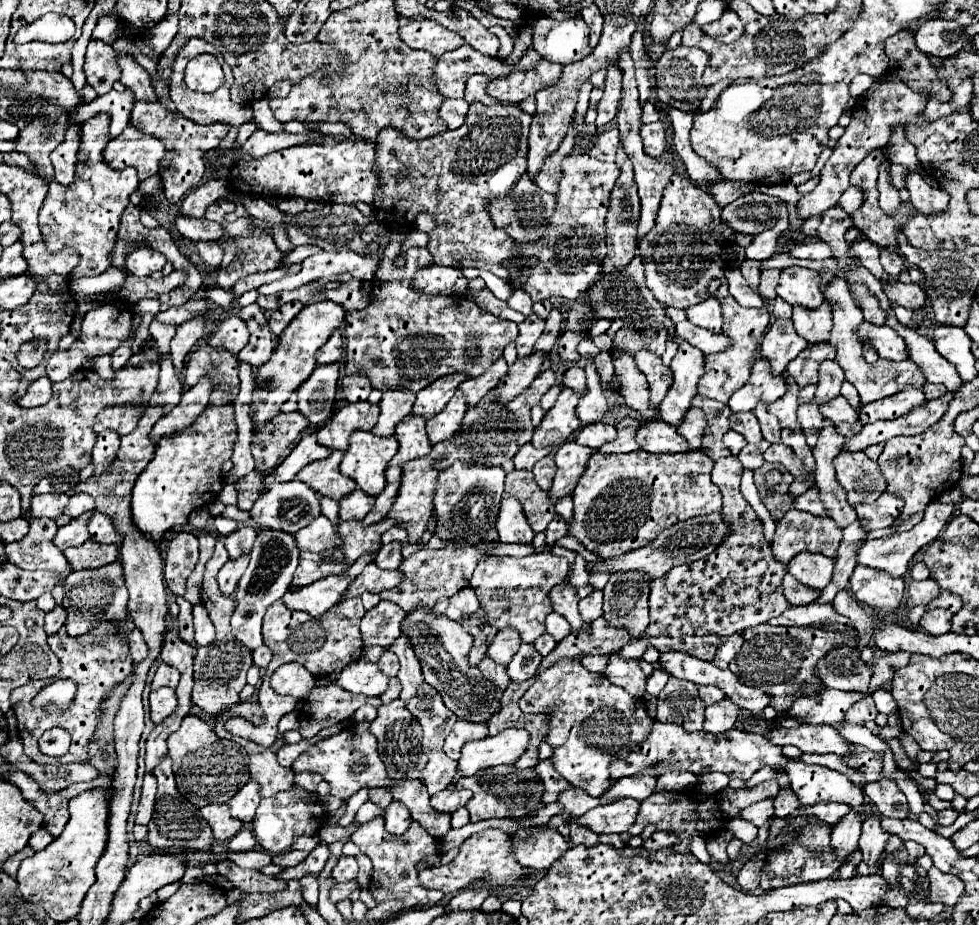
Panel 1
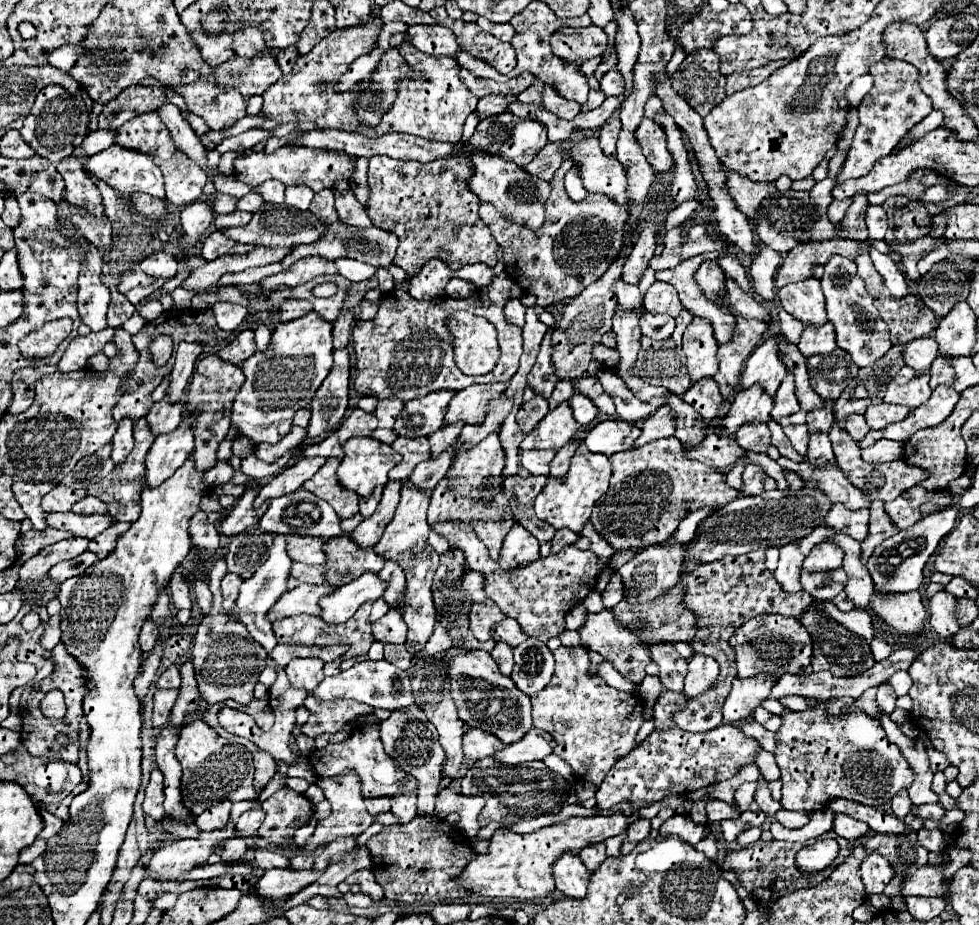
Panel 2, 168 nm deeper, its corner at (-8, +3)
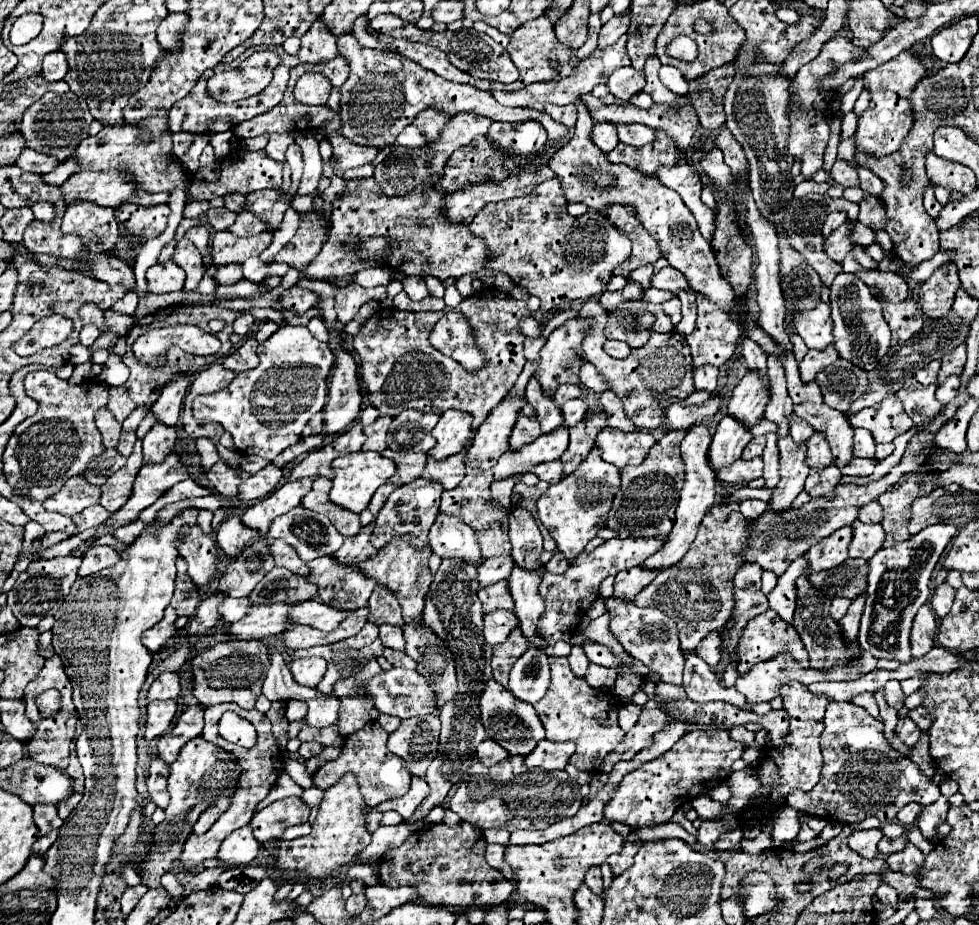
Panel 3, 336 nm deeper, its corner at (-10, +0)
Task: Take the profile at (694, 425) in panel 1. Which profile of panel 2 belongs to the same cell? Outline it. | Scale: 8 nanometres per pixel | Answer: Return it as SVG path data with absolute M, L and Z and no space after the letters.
M700 379L698 383L692 383L690 391L686 391L682 399L686 403L692 403L692 407L704 417L706 423L712 423L716 419L722 405L722 395L714 379Z

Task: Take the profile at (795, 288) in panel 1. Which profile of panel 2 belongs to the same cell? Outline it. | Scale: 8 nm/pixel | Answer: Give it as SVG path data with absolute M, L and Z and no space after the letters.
M814 277L782 287L778 299L784 311L804 323L804 327L822 327L828 321L820 281Z

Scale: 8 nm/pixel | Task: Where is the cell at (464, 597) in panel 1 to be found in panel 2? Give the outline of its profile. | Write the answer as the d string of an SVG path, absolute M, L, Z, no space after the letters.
M468 571L466 577L464 577L464 593L472 597L474 603L480 603L486 599L486 593L484 593L484 579L482 575L478 575L478 571Z

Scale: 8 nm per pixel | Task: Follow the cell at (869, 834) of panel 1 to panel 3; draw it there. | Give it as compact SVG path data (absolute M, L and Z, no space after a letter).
M882 882L880 886L878 886L878 890L876 890L876 896L884 902L884 904L890 904L890 906L896 906L896 898L898 898L898 892L890 886L890 884L886 884L886 882Z

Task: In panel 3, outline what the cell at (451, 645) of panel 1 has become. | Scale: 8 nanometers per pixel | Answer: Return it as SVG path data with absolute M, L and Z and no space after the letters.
M494 678L486 680L484 692L478 698L478 706L480 706L480 720L486 728L488 738L502 744L510 754L526 756L534 750L536 742L544 738L544 728L542 728L542 722L538 720L538 714L534 712L534 706L516 698L516 696L512 696Z

